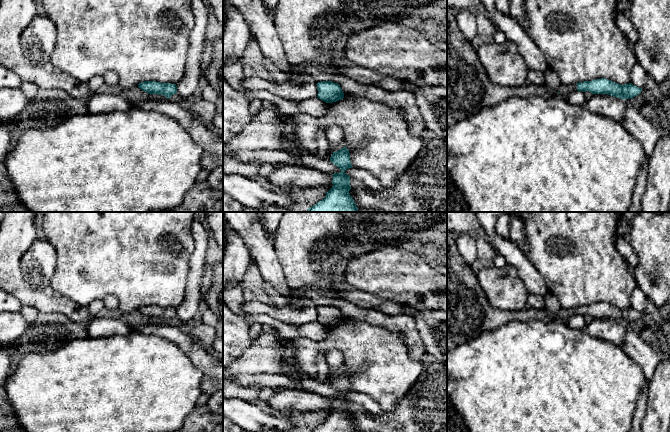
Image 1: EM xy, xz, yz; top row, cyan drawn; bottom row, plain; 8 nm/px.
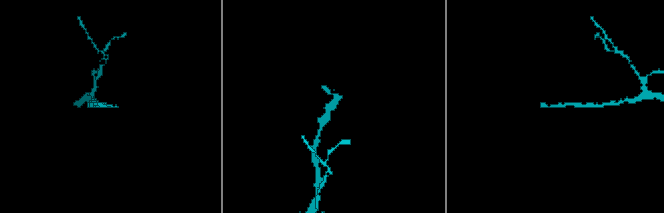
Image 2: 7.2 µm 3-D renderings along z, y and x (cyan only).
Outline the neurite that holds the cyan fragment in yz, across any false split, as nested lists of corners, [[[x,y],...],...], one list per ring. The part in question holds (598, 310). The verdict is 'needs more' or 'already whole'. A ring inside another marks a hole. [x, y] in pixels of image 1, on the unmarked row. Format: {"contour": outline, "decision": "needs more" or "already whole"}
{"contour": [[[447,233],[447,352],[456,346],[469,342],[482,333],[497,329],[512,321],[529,322],[542,321],[550,323],[557,317],[567,321],[573,315],[589,315],[592,318],[607,318],[613,321],[631,323],[639,319],[642,312],[632,307],[617,308],[609,303],[601,302],[592,305],[579,306],[573,309],[562,308],[558,314],[555,314],[545,307],[536,309],[527,306],[519,311],[502,311],[494,308],[488,301],[486,294],[478,282],[477,274],[472,266],[468,265],[457,250],[456,239],[452,233]]], "decision": "needs more"}

